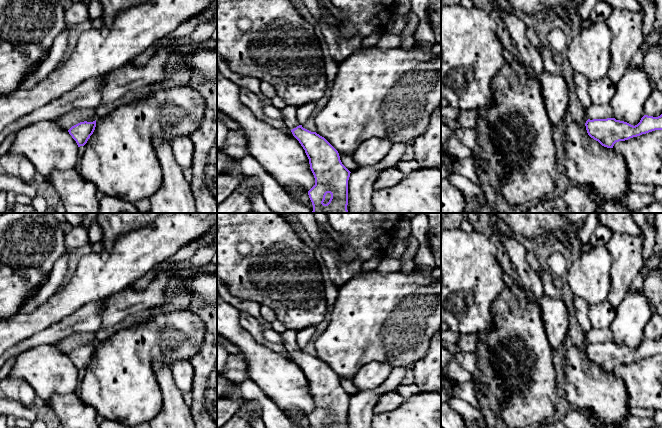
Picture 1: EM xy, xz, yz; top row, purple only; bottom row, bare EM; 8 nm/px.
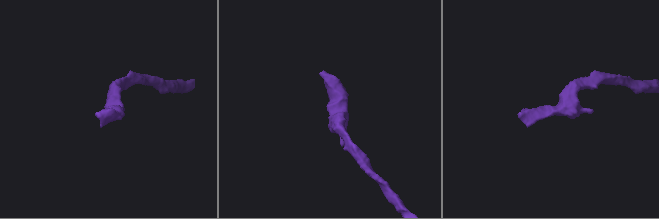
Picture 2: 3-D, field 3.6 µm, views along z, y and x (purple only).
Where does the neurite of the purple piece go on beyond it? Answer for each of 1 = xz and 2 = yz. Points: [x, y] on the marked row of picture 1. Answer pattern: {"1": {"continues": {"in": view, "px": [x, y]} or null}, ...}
{"1": {"continues": {"in": "xz", "px": [289, 112]}}, "2": {"continues": null}}

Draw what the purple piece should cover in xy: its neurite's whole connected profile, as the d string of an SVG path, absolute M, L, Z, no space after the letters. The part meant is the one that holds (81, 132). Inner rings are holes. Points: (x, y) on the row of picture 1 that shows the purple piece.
M96 120L93 122L80 122L72 126L68 132L72 138L76 141L78 147L84 146L90 136L93 134L96 127Z

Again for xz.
M296 107L281 109L283 121L299 141L309 159L315 185L308 191L313 213L348 213L348 180L350 171L342 164L338 151L322 136L302 127L296 117Z

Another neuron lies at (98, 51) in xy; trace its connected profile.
M148 0L120 12L109 26L83 31L70 56L42 81L28 90L14 90L0 96L0 132L21 117L72 91L85 80L102 76L129 63L180 24L214 10L216 5L217 0Z

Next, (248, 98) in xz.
M240 87L239 95L241 102L249 108L253 114L261 121L268 123L271 118L268 117L262 109L259 97L247 88Z

